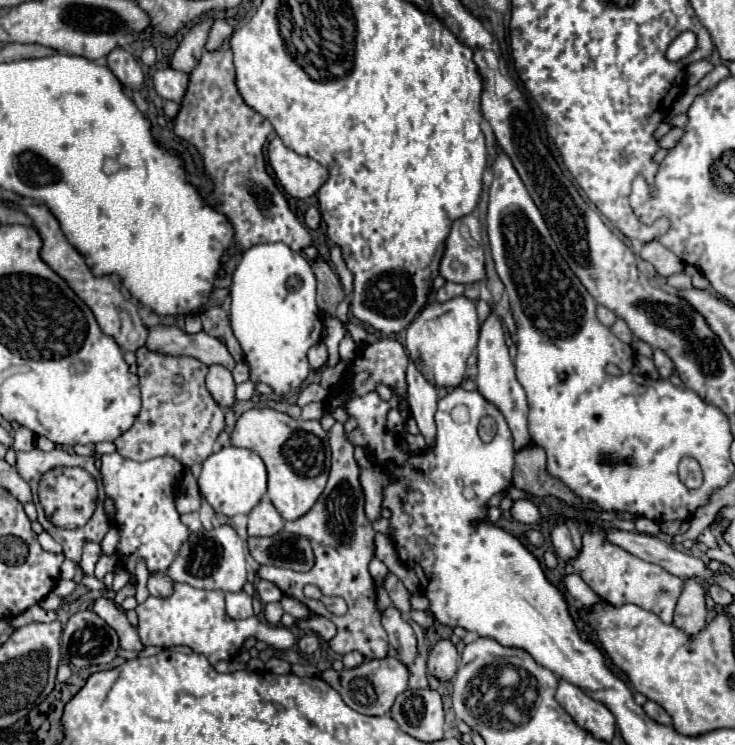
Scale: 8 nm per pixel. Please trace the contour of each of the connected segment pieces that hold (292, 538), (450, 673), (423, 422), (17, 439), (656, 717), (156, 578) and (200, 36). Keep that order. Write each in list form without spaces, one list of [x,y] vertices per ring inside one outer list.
[[[278,532],[270,538],[248,538],[248,550],[258,564],[272,564],[296,572],[306,572],[314,566],[310,542],[288,532]]]
[[[440,640],[432,650],[430,650],[430,656],[428,656],[428,674],[442,680],[442,682],[448,682],[454,678],[458,670],[458,652],[456,652],[456,646],[450,642],[450,640]]]
[[[410,362],[406,370],[408,380],[408,404],[412,410],[412,418],[416,420],[420,434],[426,440],[426,450],[434,448],[434,436],[436,436],[436,404],[438,404],[438,392],[436,388],[418,372],[414,362]]]
[[[20,427],[14,434],[14,451],[28,451],[34,447],[35,435],[26,427]]]
[[[646,702],[644,704],[644,712],[654,720],[654,722],[658,722],[658,724],[672,724],[672,718],[670,718],[670,714],[660,706],[660,704],[656,704],[656,702]]]
[[[152,572],[150,578],[148,578],[148,590],[150,590],[152,596],[166,598],[174,592],[174,584],[164,572]]]
[[[204,20],[204,22],[200,22],[198,26],[194,26],[194,28],[184,36],[184,40],[180,42],[180,46],[178,46],[178,50],[174,52],[172,62],[170,62],[170,66],[172,66],[174,70],[186,72],[186,74],[190,74],[190,72],[194,70],[194,66],[198,64],[198,60],[200,60],[200,56],[202,56],[202,52],[204,52],[204,44],[206,44],[210,26],[212,26],[212,20]]]

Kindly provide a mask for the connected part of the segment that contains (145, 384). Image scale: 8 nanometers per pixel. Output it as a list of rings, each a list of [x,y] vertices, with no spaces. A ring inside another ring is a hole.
[[[146,346],[136,350],[138,386],[142,394],[142,410],[132,428],[114,440],[116,452],[130,460],[152,460],[156,456],[172,456],[186,468],[202,464],[210,454],[218,434],[224,428],[222,408],[214,402],[204,386],[208,366],[194,358],[174,358],[150,352]],[[184,376],[184,386],[178,392],[174,378]]]

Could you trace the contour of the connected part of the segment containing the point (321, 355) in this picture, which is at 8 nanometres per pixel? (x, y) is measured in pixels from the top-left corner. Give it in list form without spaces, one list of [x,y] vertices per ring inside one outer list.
[[[318,342],[310,348],[308,352],[308,360],[310,360],[310,366],[312,368],[320,368],[322,364],[326,364],[328,360],[328,350],[326,350],[326,344],[324,342]]]

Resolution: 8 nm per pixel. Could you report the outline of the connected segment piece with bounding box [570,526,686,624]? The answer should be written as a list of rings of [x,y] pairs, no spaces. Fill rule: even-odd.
[[[598,526],[594,530],[582,528],[582,550],[576,560],[570,564],[580,574],[580,578],[606,602],[622,606],[622,604],[636,604],[648,612],[654,612],[664,624],[672,624],[672,614],[676,608],[676,600],[682,594],[684,582],[682,578],[666,572],[658,564],[644,562],[626,550],[610,544]],[[598,536],[602,538],[602,544],[598,544]]]

